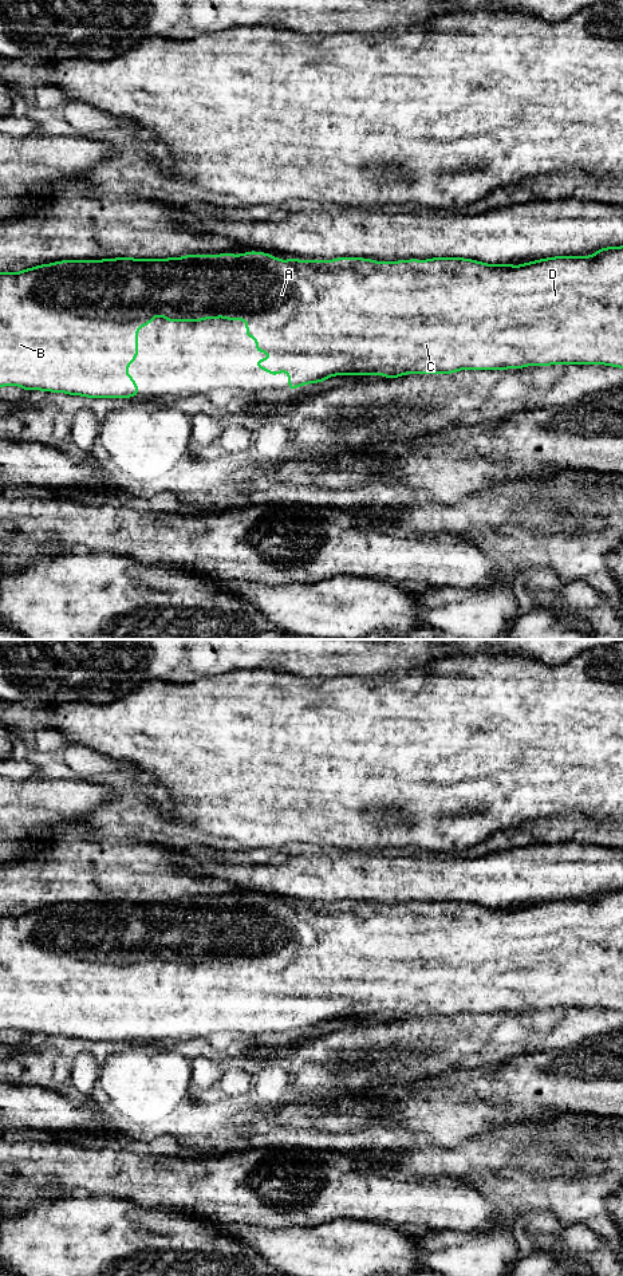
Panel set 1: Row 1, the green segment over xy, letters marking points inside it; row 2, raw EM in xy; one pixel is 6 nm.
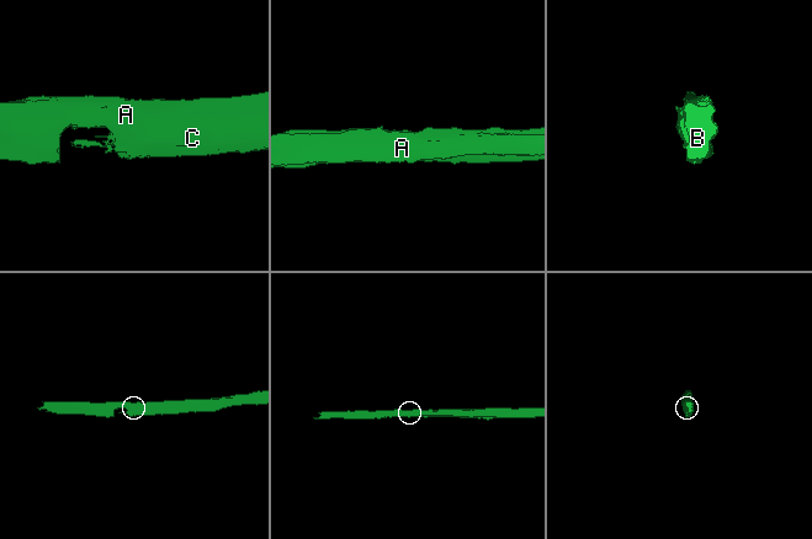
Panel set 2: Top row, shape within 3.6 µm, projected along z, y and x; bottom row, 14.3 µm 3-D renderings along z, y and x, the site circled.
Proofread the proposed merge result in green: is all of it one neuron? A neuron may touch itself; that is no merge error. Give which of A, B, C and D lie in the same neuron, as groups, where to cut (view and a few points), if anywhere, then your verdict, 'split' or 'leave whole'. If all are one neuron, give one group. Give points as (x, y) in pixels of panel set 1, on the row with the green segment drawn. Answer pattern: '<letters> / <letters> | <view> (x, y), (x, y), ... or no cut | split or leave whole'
A B C D | no cut | leave whole

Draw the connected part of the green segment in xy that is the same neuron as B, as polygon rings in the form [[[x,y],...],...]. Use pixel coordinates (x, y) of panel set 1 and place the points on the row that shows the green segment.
[[[623,245],[622,247],[607,247],[595,251],[592,256],[555,256],[529,261],[520,265],[512,264],[486,264],[482,261],[464,259],[464,257],[431,257],[429,260],[399,260],[399,261],[375,261],[363,257],[338,257],[334,260],[297,260],[288,259],[280,260],[273,255],[264,252],[249,251],[241,255],[221,253],[221,255],[185,255],[182,257],[169,259],[133,259],[133,257],[117,257],[103,260],[62,260],[51,264],[42,264],[33,268],[27,268],[20,272],[0,272],[0,387],[12,385],[19,386],[23,390],[42,390],[52,393],[66,393],[70,395],[82,395],[87,398],[121,398],[127,397],[138,398],[138,385],[131,375],[127,374],[127,367],[138,358],[138,328],[147,327],[155,316],[163,316],[166,322],[201,322],[205,319],[218,319],[222,316],[226,320],[243,320],[248,324],[245,335],[256,339],[256,353],[261,354],[263,350],[271,355],[269,359],[257,359],[256,366],[260,370],[265,370],[268,374],[279,375],[284,370],[288,371],[288,390],[297,389],[308,383],[323,382],[334,375],[383,375],[385,378],[398,378],[405,374],[453,374],[460,370],[506,370],[506,369],[524,369],[527,366],[549,366],[549,365],[604,365],[623,369]]]

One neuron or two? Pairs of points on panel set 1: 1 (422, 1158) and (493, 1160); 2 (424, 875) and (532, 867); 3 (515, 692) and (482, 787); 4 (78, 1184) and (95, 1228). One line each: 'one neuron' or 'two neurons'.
1: one neuron
2: one neuron
3: one neuron
4: two neurons

